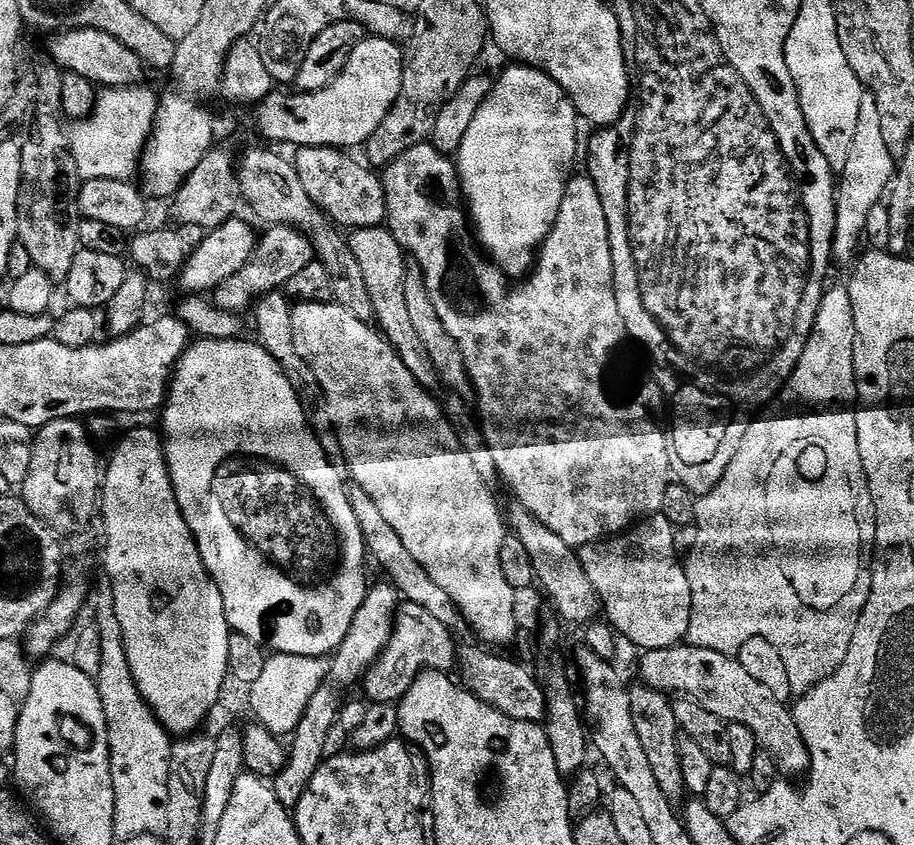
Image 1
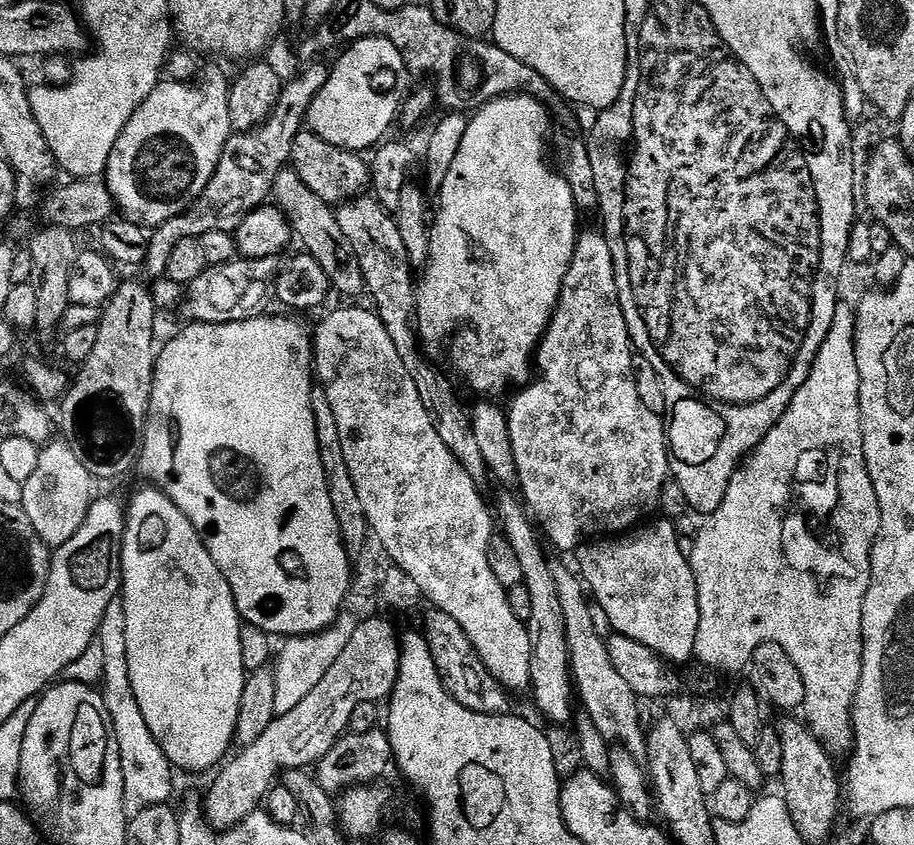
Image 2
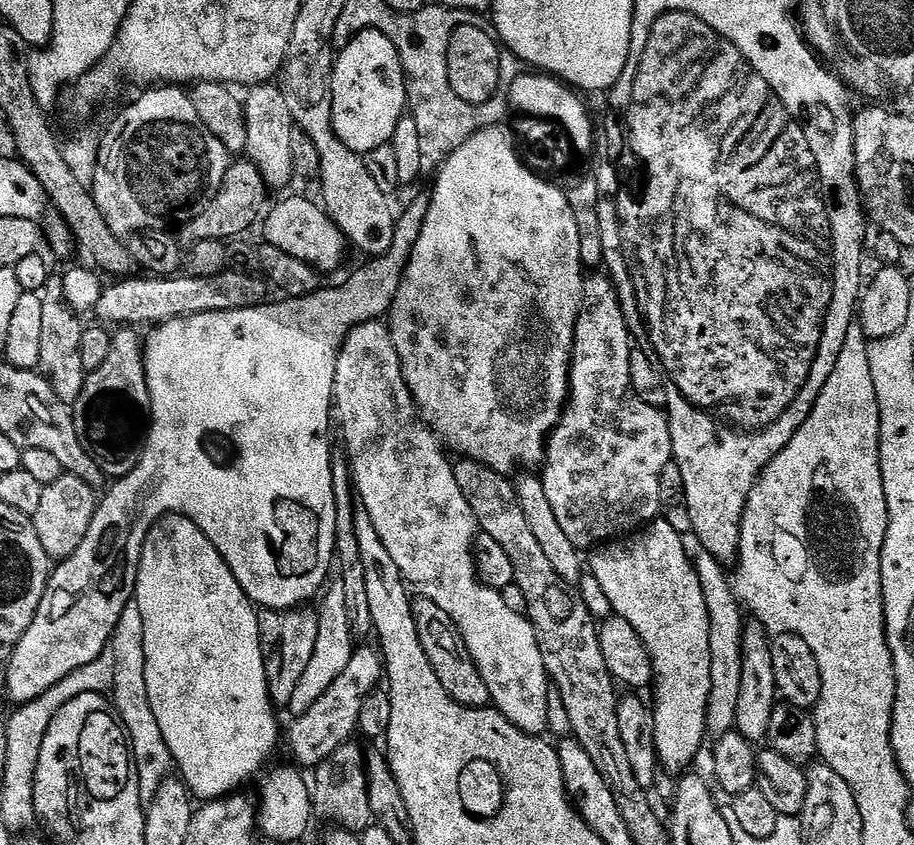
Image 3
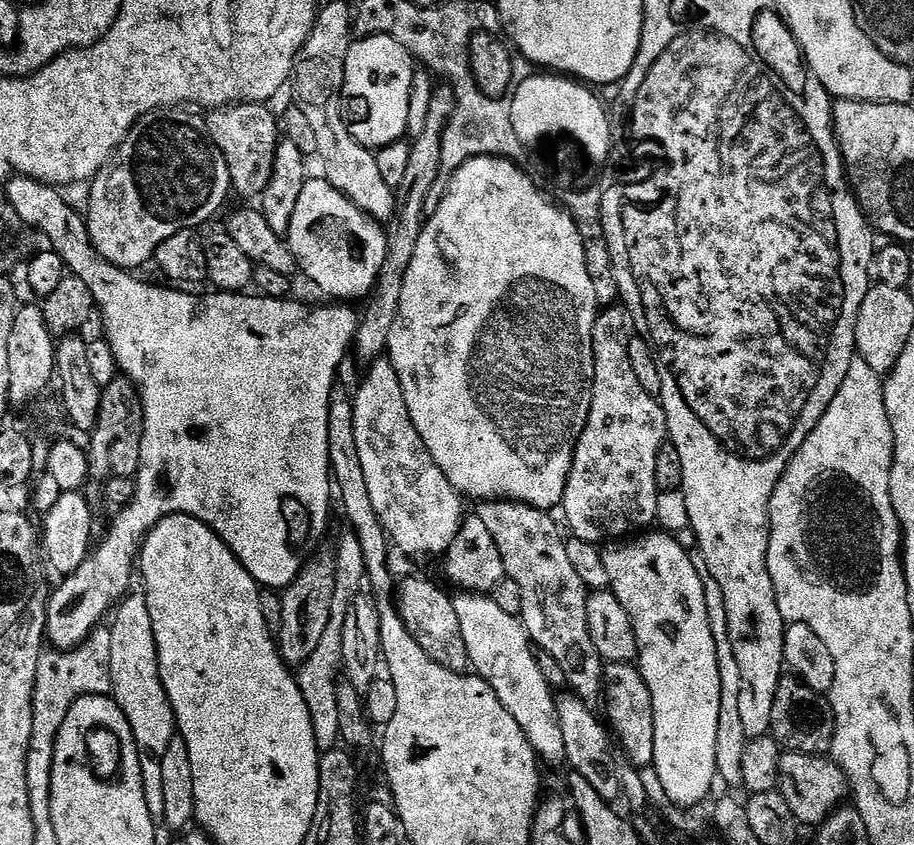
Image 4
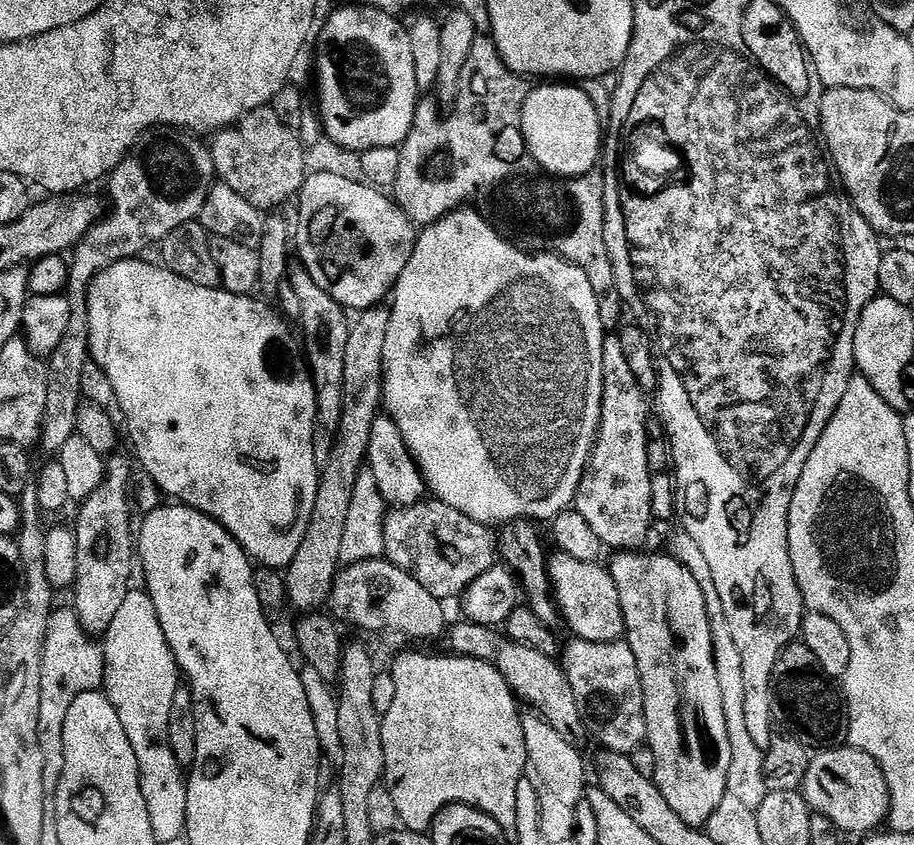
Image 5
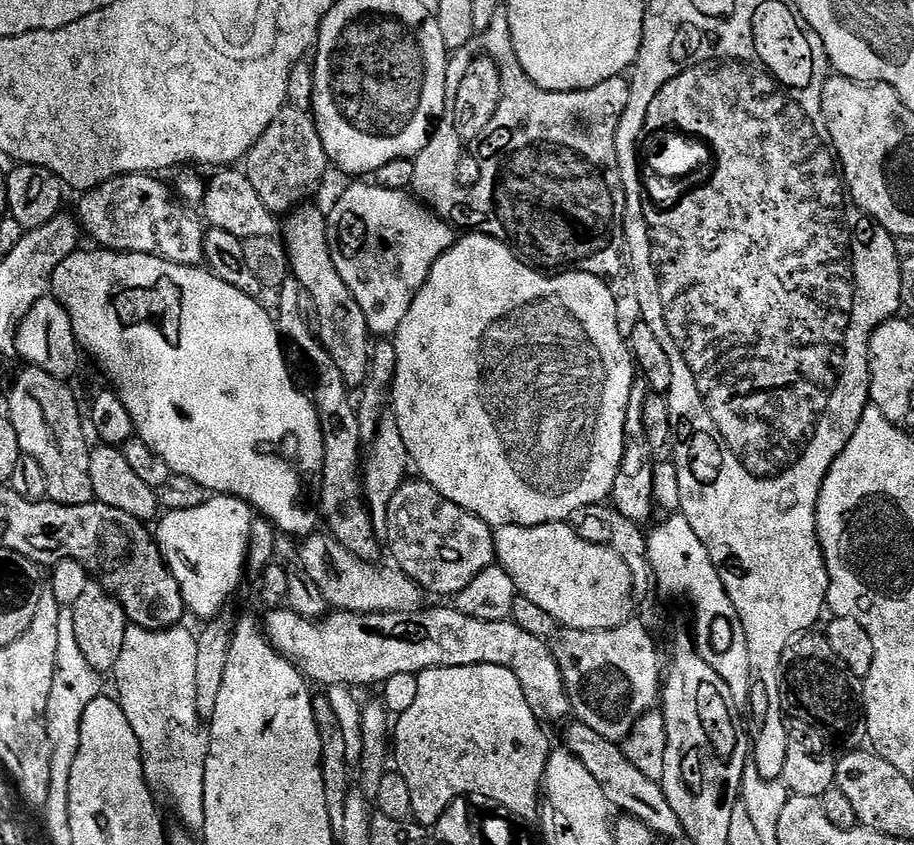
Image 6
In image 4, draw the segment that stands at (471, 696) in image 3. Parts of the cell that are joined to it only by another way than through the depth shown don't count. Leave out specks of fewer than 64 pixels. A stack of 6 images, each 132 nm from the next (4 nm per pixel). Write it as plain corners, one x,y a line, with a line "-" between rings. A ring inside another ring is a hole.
404,580
401,584
399,581
394,603
400,609
400,617
406,630
410,630
414,642
422,646
422,650
431,660
451,672
467,673
470,665
466,642
462,642
462,626
458,622
458,614
454,614
452,601
438,585
431,584
428,580

